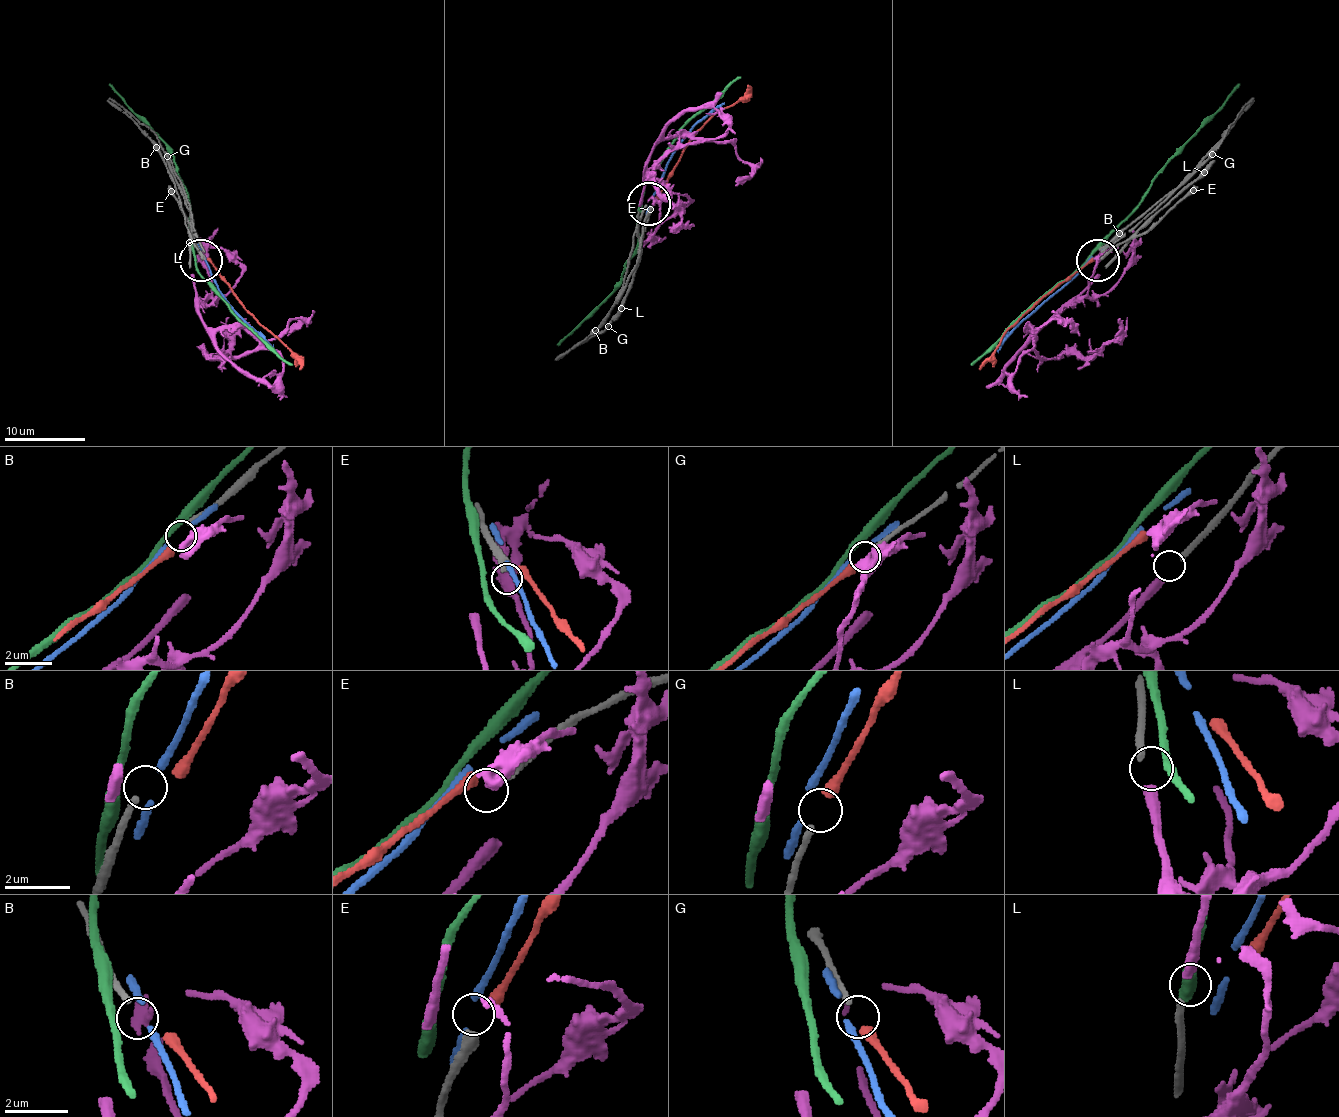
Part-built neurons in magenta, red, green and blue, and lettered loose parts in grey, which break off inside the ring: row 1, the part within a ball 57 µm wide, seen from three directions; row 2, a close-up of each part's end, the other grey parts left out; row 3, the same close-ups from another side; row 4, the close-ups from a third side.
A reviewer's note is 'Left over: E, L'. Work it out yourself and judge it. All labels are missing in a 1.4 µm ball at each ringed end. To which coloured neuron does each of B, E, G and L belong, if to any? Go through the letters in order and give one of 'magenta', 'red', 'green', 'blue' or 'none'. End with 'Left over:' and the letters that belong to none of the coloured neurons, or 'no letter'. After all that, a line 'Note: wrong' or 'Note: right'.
B: none
E: none
G: red
L: magenta
Left over: B, E
Note: wrong

